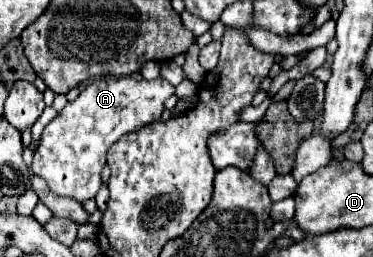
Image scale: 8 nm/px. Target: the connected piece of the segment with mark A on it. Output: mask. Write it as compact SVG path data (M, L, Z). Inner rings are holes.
M132 77L94 79L46 125L38 147L34 149L32 173L42 177L48 183L48 189L58 197L72 197L78 203L96 197L96 191L102 185L100 171L106 165L110 145L122 135L158 121L170 95L174 95L174 87L162 77L154 81L136 81Z

